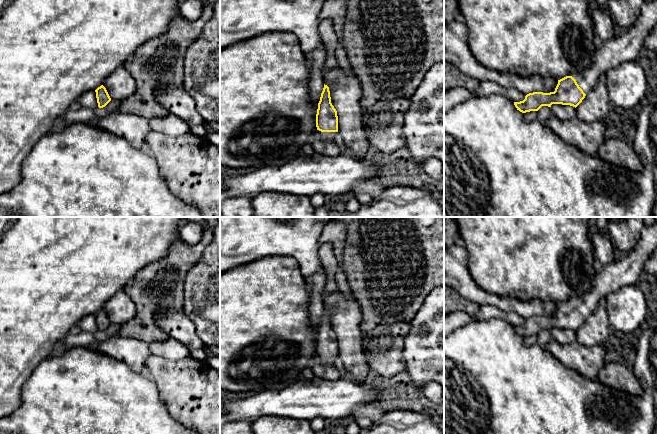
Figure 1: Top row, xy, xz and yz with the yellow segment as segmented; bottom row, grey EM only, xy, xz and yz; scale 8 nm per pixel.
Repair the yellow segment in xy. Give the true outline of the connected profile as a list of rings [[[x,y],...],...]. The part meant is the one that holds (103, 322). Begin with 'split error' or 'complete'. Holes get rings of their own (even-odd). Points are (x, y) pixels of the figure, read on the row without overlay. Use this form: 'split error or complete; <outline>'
complete; [[[103,309],[98,311],[95,314],[95,316],[96,316],[96,322],[97,322],[97,327],[99,332],[105,331],[111,325],[111,322],[106,312]]]

